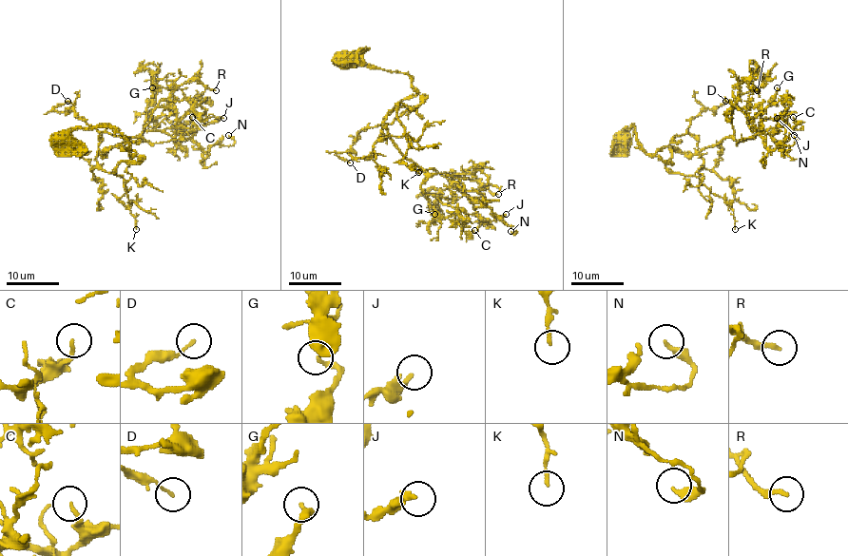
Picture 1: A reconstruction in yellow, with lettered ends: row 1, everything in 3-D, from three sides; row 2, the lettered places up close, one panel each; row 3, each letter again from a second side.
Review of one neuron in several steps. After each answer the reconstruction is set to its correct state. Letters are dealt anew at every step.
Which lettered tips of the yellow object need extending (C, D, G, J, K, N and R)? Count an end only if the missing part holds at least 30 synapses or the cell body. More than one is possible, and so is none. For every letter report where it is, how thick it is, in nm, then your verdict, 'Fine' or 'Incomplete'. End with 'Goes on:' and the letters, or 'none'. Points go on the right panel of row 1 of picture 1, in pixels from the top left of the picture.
C: Place: (793, 117). Thickness 160 nm. Fine
D: Place: (725, 101). Thickness 120 nm. Fine
G: Place: (777, 87). Thickness 240 nm. Fine
J: Place: (777, 118). Thickness 280 nm. Fine
K: Place: (735, 229). Thickness 120 nm. Fine
N: Place: (794, 135). Thickness 280 nm. Fine
R: Place: (757, 90). Thickness 200 nm. Fine
Goes on: none

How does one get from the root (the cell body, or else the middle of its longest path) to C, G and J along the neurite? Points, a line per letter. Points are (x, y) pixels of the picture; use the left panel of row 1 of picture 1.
C: (62, 137), (114, 127), (132, 155), (102, 152), (143, 141), (145, 131), (173, 137), (192, 117)
G: (62, 137), (77, 128), (114, 127), (132, 155), (118, 147), (102, 152), (125, 139), (143, 141), (152, 87)
J: (62, 137), (114, 127), (132, 155), (102, 152), (143, 141), (145, 131), (176, 137), (223, 118)

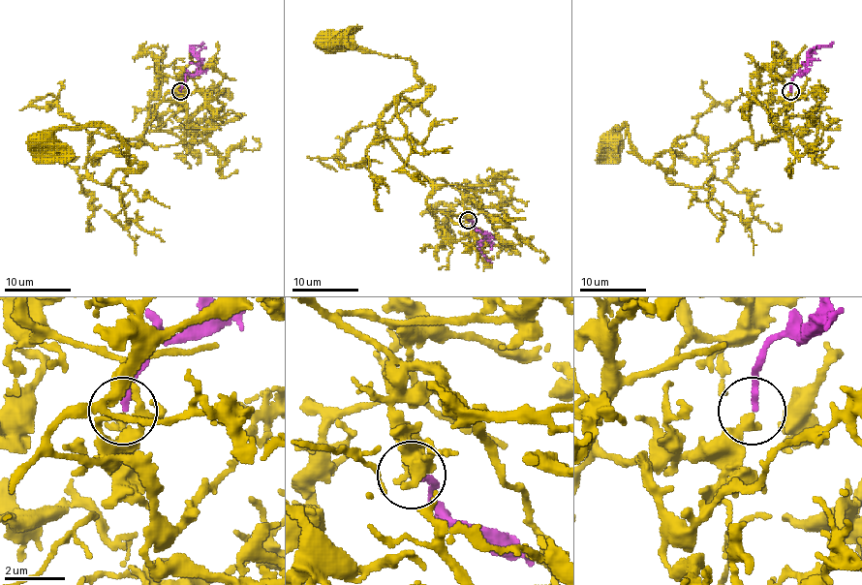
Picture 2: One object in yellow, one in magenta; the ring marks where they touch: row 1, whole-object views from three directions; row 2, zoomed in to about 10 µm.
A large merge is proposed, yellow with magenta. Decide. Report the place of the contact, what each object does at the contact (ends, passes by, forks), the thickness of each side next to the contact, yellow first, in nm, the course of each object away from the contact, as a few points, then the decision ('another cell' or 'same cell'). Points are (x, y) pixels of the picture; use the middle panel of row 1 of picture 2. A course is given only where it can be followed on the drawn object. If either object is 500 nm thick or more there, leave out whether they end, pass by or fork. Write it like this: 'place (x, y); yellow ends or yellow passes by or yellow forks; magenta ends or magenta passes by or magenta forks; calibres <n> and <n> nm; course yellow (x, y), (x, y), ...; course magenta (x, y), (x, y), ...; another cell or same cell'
place (468, 220); yellow ends; magenta ends; calibres 320 and 180 nm; course yellow (469, 219), (464, 195), (446, 179), (427, 181), (382, 126), (381, 116), (422, 82), (415, 65), (330, 43); course magenta (469, 219), (485, 236), (480, 251), (492, 262); same cell

